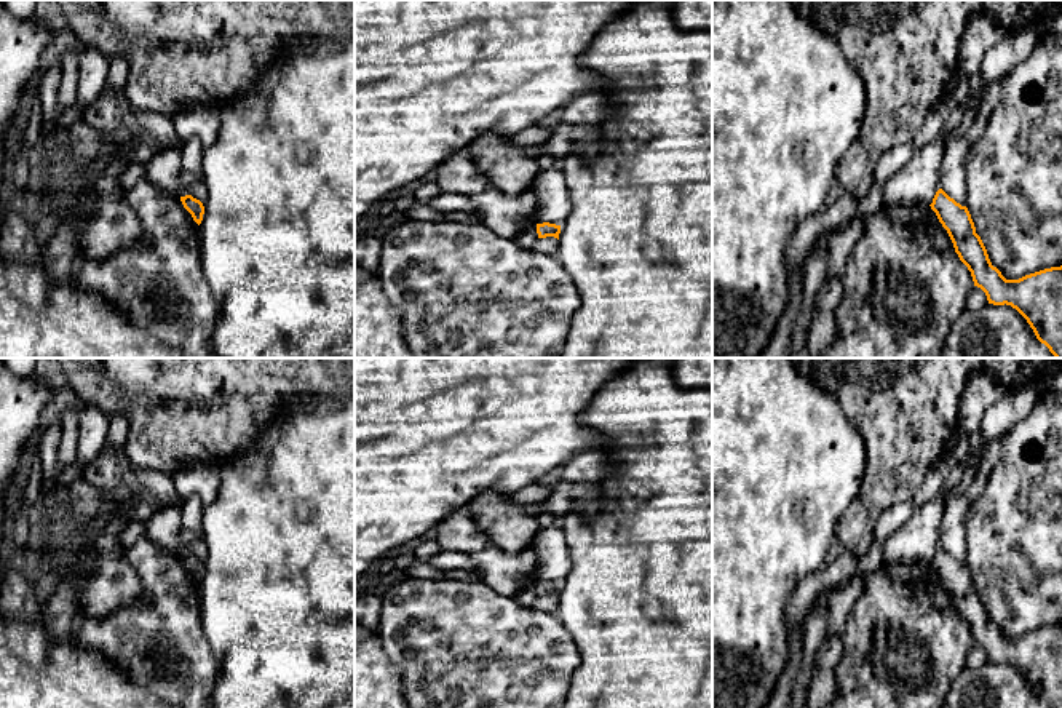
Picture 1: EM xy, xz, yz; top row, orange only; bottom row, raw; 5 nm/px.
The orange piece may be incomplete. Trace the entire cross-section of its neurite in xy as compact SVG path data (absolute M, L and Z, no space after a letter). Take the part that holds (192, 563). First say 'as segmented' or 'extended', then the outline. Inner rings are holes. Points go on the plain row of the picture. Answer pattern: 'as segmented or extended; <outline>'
as segmented; M192 553L180 555L184 566L192 572L193 579L200 583L204 572L204 564Z

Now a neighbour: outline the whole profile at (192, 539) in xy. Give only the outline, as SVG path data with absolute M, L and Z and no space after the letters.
M198 495L187 497L182 505L179 555L192 553L204 564L206 545L203 534L203 502Z

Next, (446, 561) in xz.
M441 550L434 555L430 561L434 567L449 572L449 571L470 571L476 572L478 577L481 575L479 567L476 563L463 551L444 551Z

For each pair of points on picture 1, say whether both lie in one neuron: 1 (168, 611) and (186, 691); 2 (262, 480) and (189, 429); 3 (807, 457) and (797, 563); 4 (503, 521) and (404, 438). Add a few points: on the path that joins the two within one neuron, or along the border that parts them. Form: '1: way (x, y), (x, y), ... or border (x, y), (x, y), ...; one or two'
1: way (168, 630), (168, 654), (181, 672); one
2: border (259, 433), (248, 448), (219, 464); two
3: way (807, 483), (810, 531), (804, 537); one
4: border (511, 494), (483, 491), (465, 505); two

